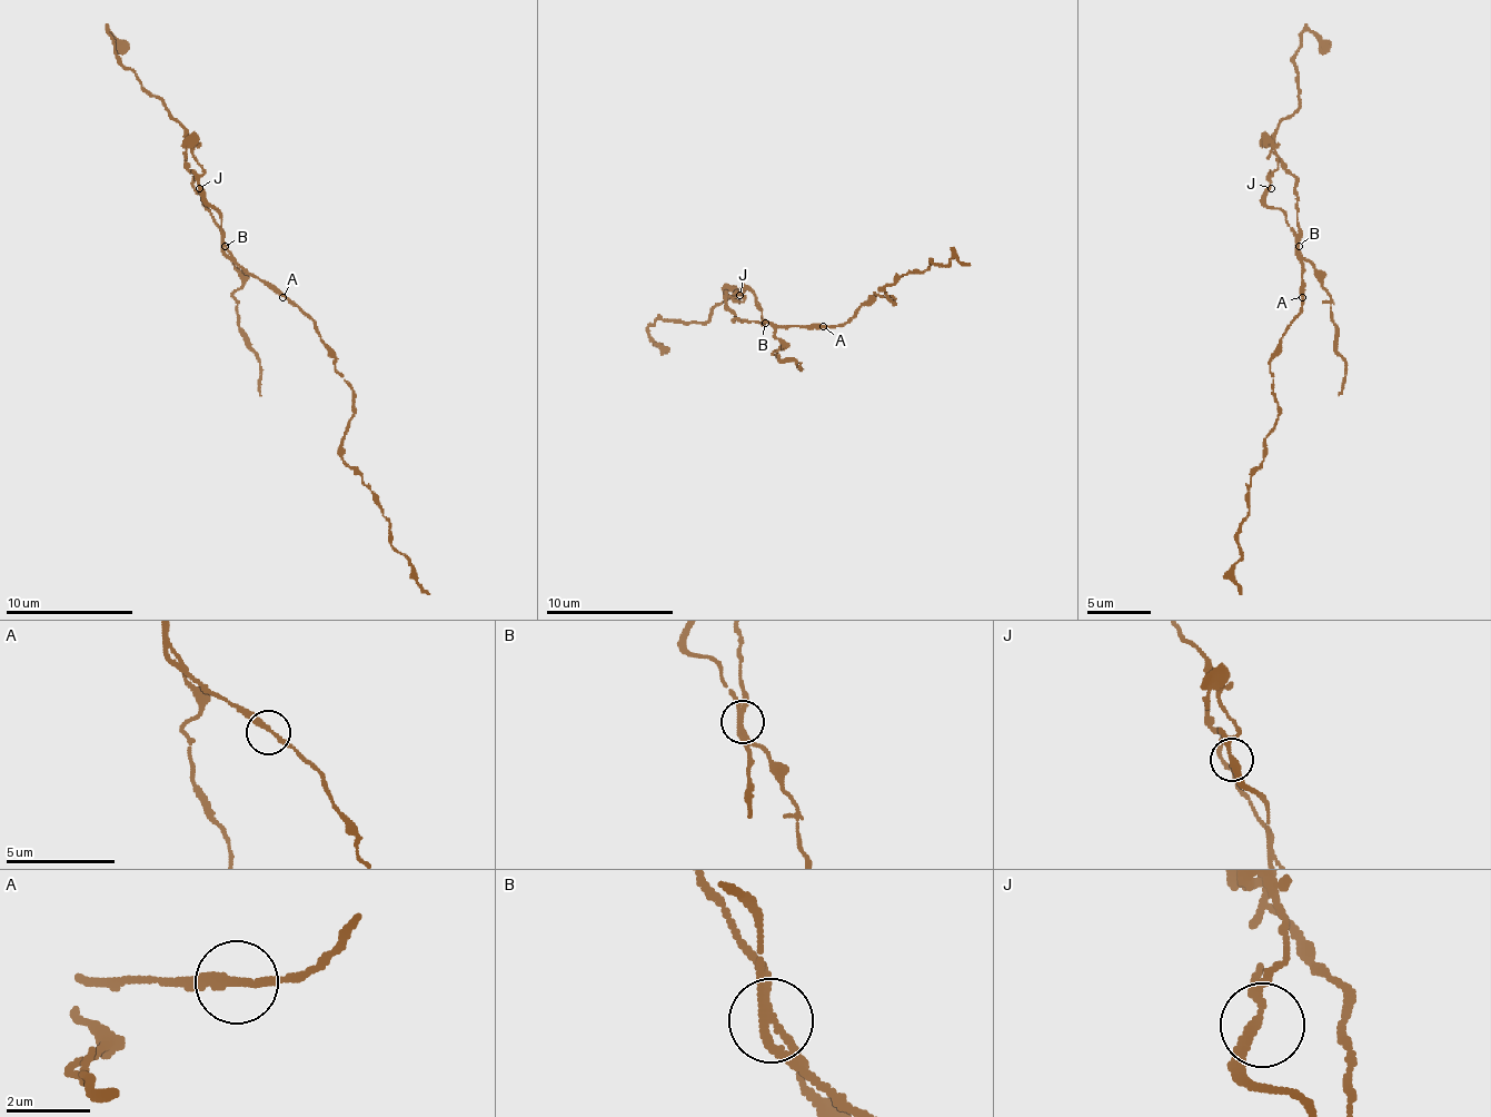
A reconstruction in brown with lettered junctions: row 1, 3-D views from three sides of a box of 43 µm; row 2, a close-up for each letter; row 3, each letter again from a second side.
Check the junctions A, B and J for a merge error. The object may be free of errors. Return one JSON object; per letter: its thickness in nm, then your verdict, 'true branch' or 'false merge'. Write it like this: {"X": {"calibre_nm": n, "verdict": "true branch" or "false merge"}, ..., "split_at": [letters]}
{"A": {"calibre_nm": 200, "verdict": "true branch"}, "B": {"calibre_nm": 180, "verdict": "false merge"}, "J": {"calibre_nm": 190, "verdict": "true branch"}, "split_at": ["B"]}

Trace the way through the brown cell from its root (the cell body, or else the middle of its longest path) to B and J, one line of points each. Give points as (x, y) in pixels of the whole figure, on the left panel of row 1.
B: (282, 294), (276, 294), (254, 277), (225, 246)
J: (282, 294), (267, 287), (231, 255), (222, 239), (222, 214), (206, 200), (206, 195), (199, 188)

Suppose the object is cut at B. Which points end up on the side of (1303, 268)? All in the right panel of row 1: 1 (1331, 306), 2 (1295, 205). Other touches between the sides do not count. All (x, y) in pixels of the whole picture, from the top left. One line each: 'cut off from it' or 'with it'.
1: cut off from it
2: cut off from it

